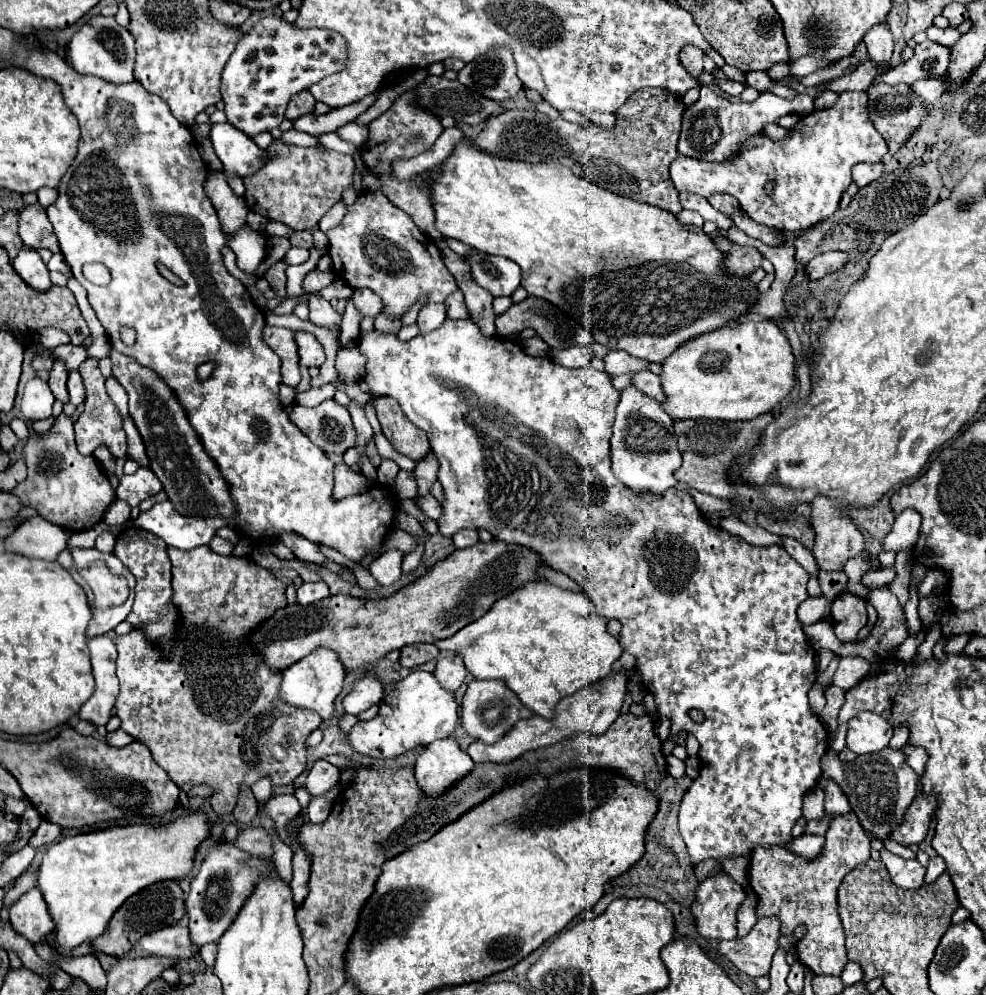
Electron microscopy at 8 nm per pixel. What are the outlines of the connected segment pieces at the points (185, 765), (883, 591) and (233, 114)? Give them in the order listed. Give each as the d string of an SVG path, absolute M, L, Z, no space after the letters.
M208 546L186 552L168 548L168 556L172 560L174 604L184 624L176 634L176 646L170 656L152 650L152 646L144 642L140 630L116 638L120 694L114 708L116 716L122 720L120 728L148 746L154 762L166 770L180 790L190 792L194 786L212 788L208 796L212 810L218 816L230 816L242 786L252 786L266 776L272 780L272 786L286 786L306 770L306 738L320 726L320 718L316 718L312 710L284 706L276 698L280 674L272 674L256 654L244 648L248 630L258 626L268 614L274 614L276 608L286 606L286 586L270 576L266 568L246 558L220 556Z
M878 588L868 592L868 602L878 612L876 624L860 642L842 644L838 640L838 644L834 646L834 652L838 656L860 656L870 662L880 662L888 654L888 650L906 640L908 628L896 596L888 588Z
M262 18L236 46L234 54L224 66L222 72L222 100L226 104L224 112L228 122L236 128L244 130L248 136L256 136L260 132L270 132L280 126L284 120L284 110L288 106L288 98L304 88L304 84L318 82L324 76L330 76L344 68L344 40L330 30L296 30L294 24L284 22L282 18Z

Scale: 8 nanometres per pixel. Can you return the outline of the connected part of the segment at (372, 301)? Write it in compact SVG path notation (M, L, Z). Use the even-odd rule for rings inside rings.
M356 290L356 294L352 296L352 302L356 310L362 314L362 318L366 316L376 318L380 314L380 298L376 298L372 290Z

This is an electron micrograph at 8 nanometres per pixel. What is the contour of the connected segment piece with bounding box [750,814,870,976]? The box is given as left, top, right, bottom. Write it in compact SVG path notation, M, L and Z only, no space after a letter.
M854 814L834 816L826 830L824 852L808 862L790 854L780 846L756 846L750 856L750 886L756 892L760 904L758 916L778 916L782 934L790 934L798 924L806 924L808 932L798 942L798 960L808 966L816 976L840 976L848 964L842 922L838 918L836 890L844 876L858 864L870 858L870 836L856 822Z

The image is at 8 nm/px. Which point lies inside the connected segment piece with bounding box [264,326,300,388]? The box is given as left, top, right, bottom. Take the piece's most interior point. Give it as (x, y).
(281, 340)

